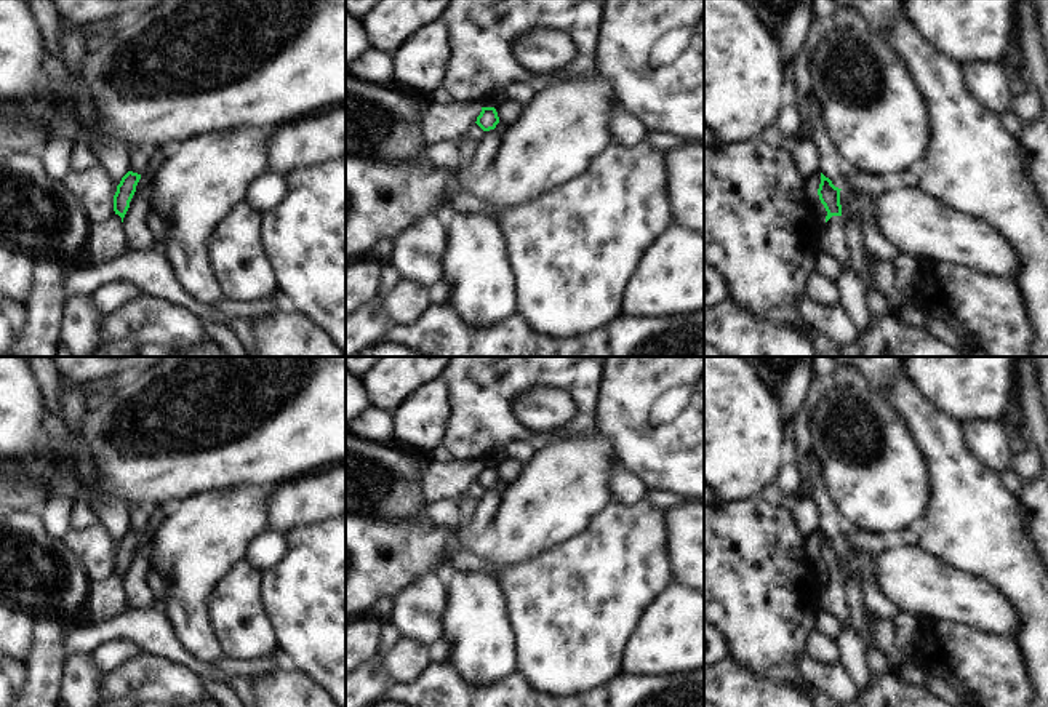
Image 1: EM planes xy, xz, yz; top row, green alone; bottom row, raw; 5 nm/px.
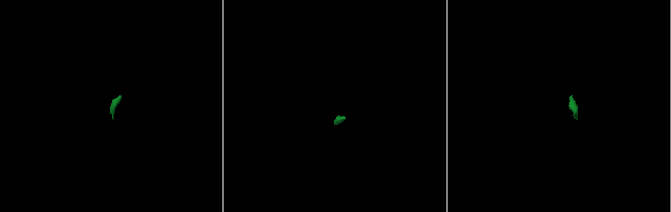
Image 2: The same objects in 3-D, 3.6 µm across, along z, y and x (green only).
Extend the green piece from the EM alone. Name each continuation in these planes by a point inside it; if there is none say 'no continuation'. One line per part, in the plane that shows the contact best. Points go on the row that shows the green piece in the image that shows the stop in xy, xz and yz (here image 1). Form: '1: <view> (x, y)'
1: yz (834, 243).

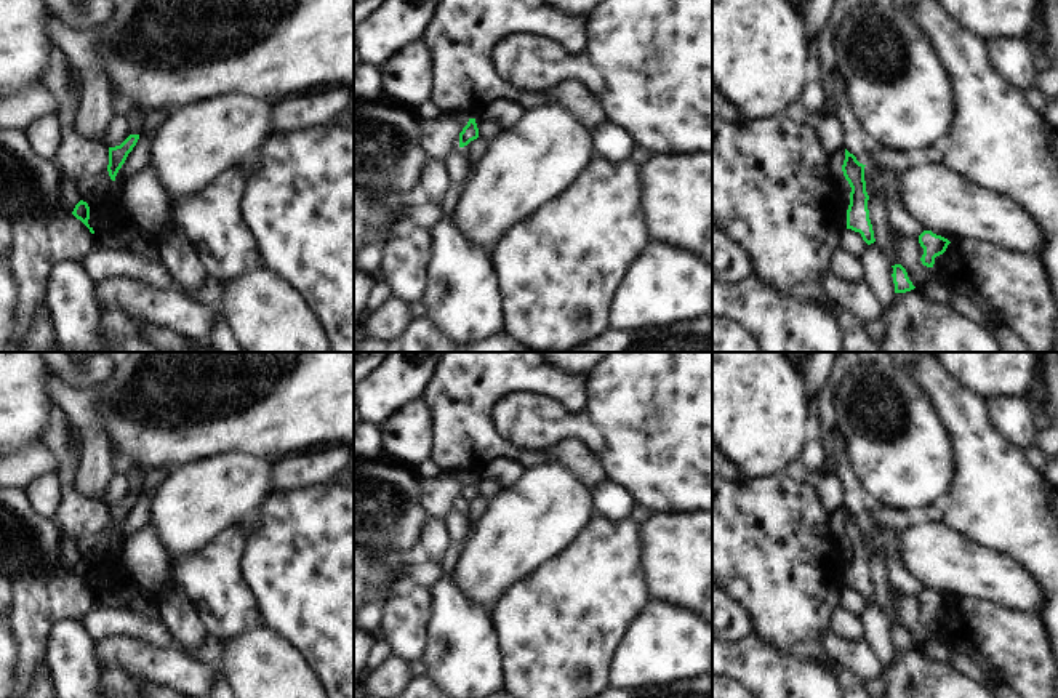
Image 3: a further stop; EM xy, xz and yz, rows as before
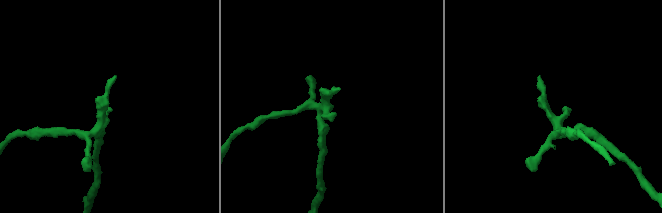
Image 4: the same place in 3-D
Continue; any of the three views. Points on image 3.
1: xy (135, 117).

